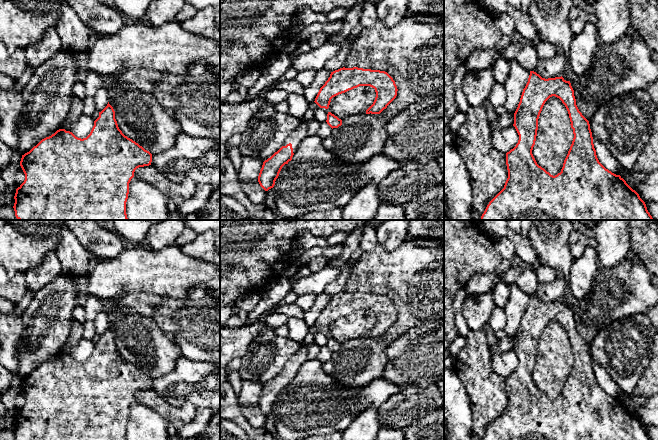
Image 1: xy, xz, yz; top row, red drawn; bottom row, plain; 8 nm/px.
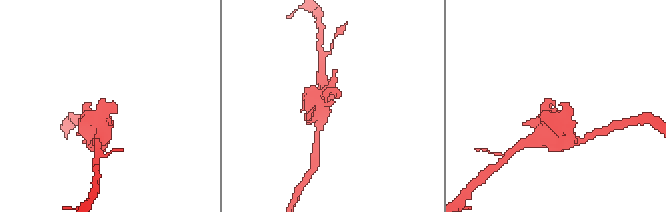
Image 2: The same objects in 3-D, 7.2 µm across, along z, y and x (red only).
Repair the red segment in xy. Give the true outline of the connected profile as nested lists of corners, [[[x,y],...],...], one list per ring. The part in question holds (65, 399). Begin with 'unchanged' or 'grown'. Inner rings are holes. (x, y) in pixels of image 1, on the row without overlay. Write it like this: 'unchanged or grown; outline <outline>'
unchanged; outline [[[108,326],[86,362],[59,353],[22,379],[25,404],[14,420],[15,440],[127,440],[129,407],[137,392],[151,386],[152,378],[119,353]]]

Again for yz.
unchanged; outline [[[530,295],[528,306],[514,337],[513,350],[519,359],[519,364],[516,370],[506,377],[508,402],[504,412],[489,426],[482,440],[651,440],[639,418],[620,399],[612,397],[599,386],[589,345],[576,329],[574,314],[570,305],[566,305],[562,300],[545,303],[536,296]],[[552,320],[559,322],[565,329],[574,358],[561,396],[555,400],[539,390],[532,378],[540,337],[545,326]]]

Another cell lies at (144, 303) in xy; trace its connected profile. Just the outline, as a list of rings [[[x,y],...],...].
[[[128,292],[116,297],[117,306],[122,309],[134,310],[145,317],[153,318],[154,311],[163,303],[167,296],[149,292]]]

